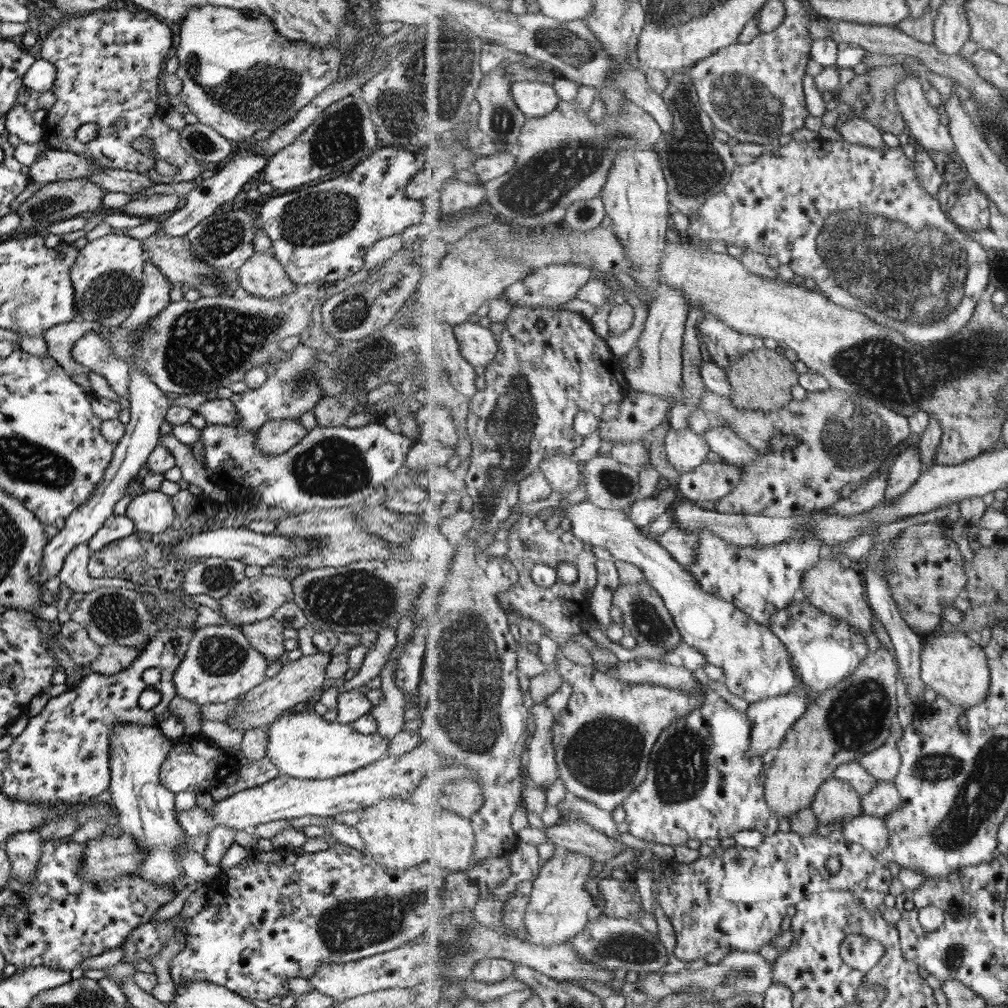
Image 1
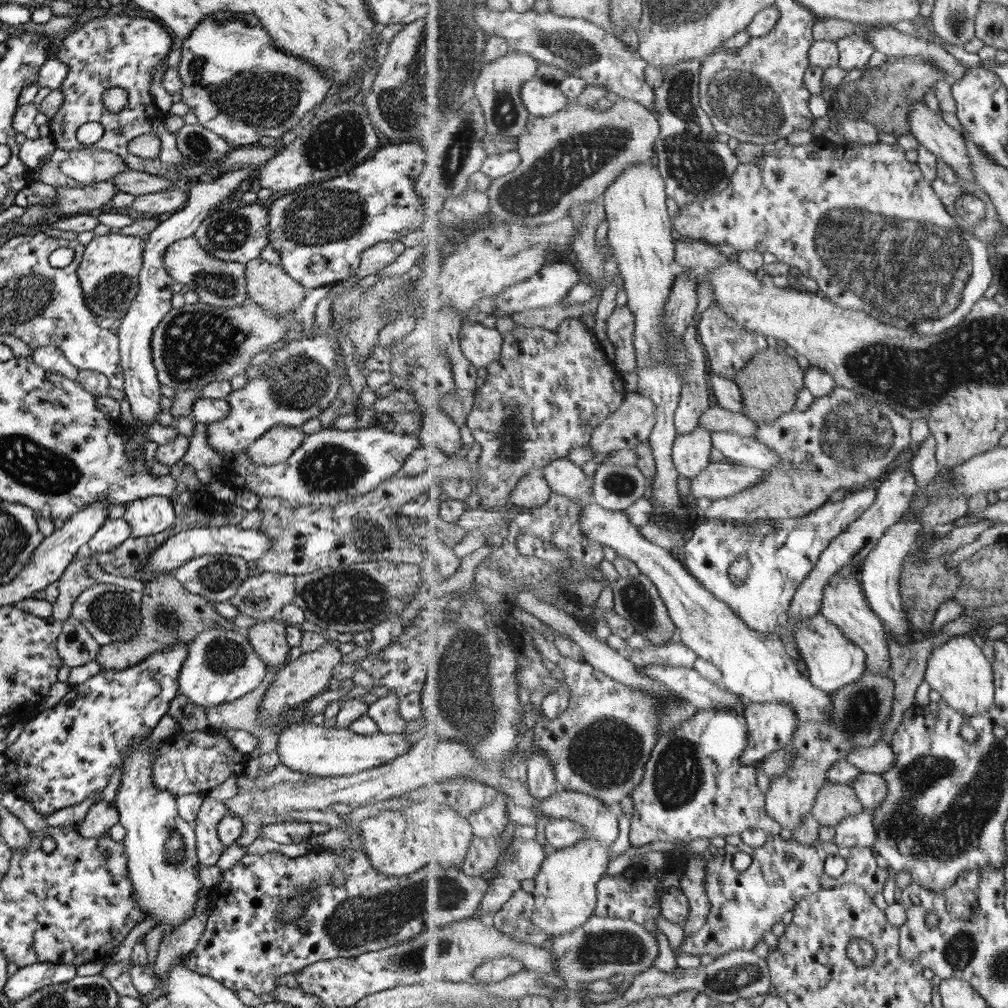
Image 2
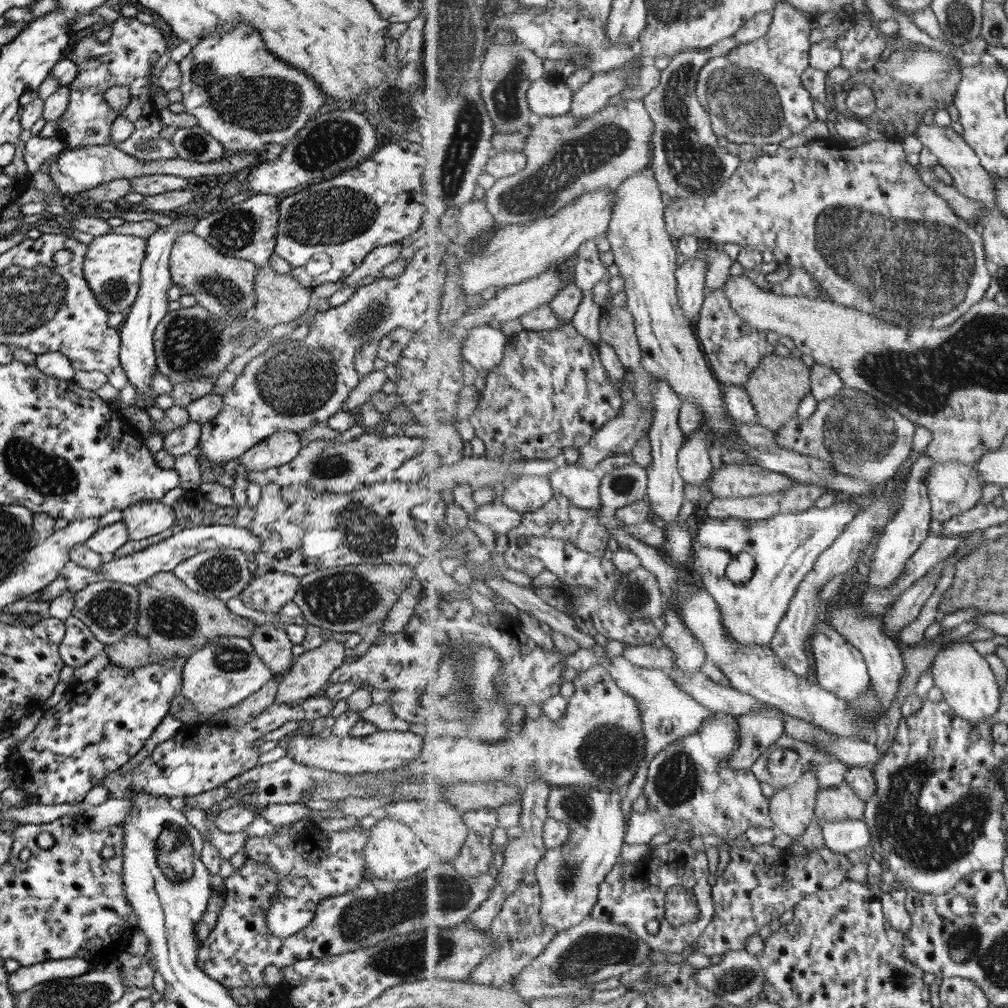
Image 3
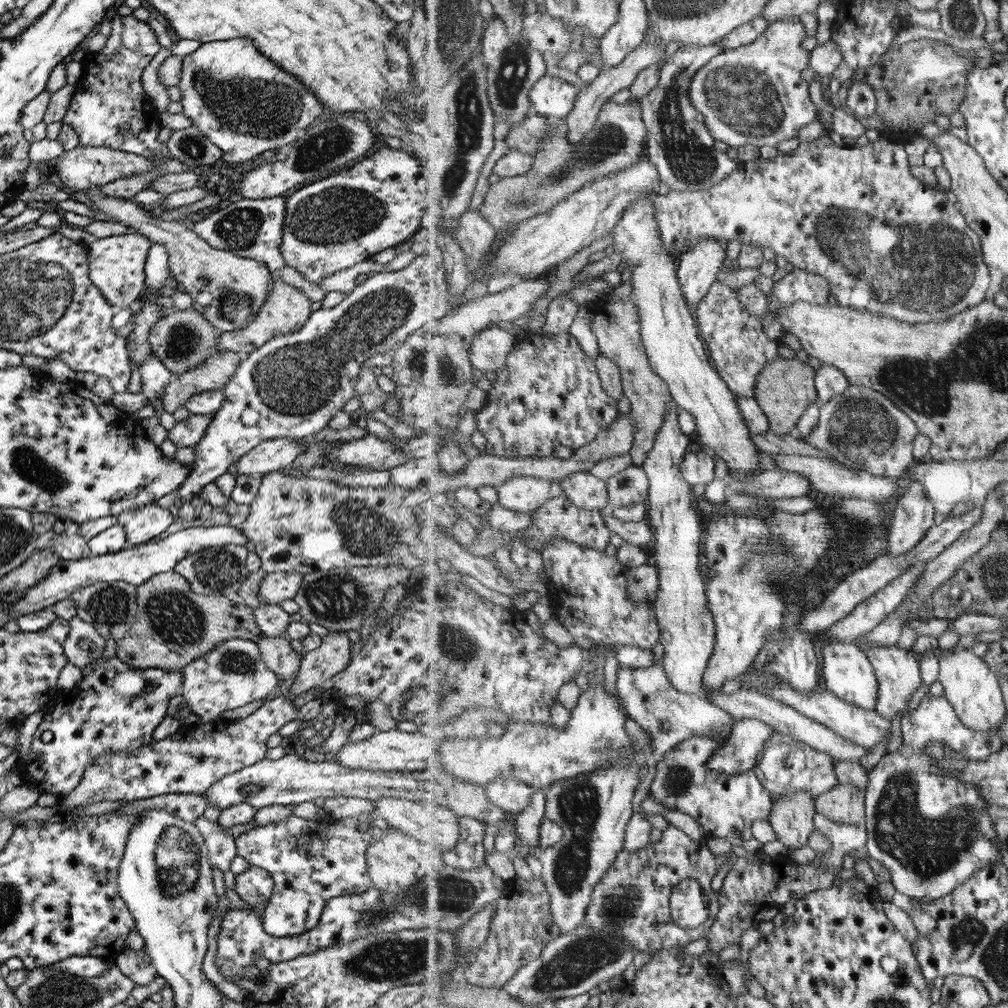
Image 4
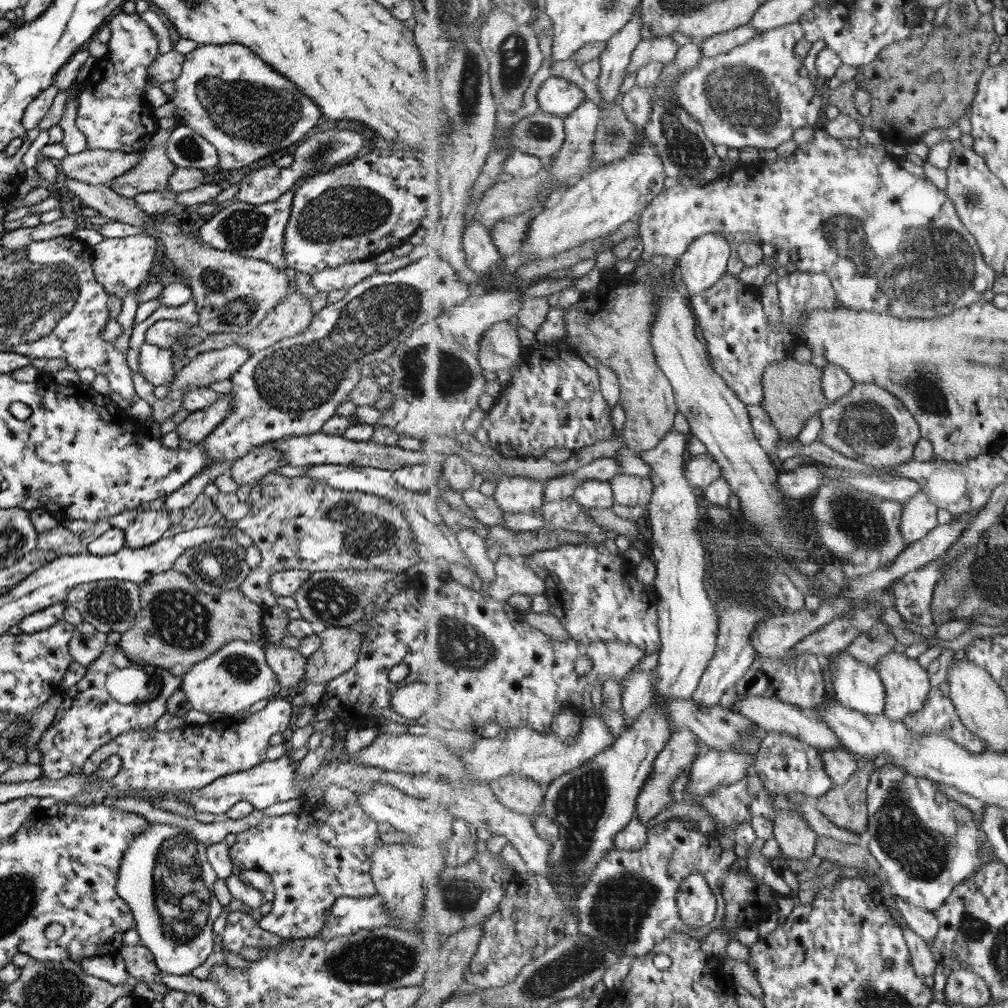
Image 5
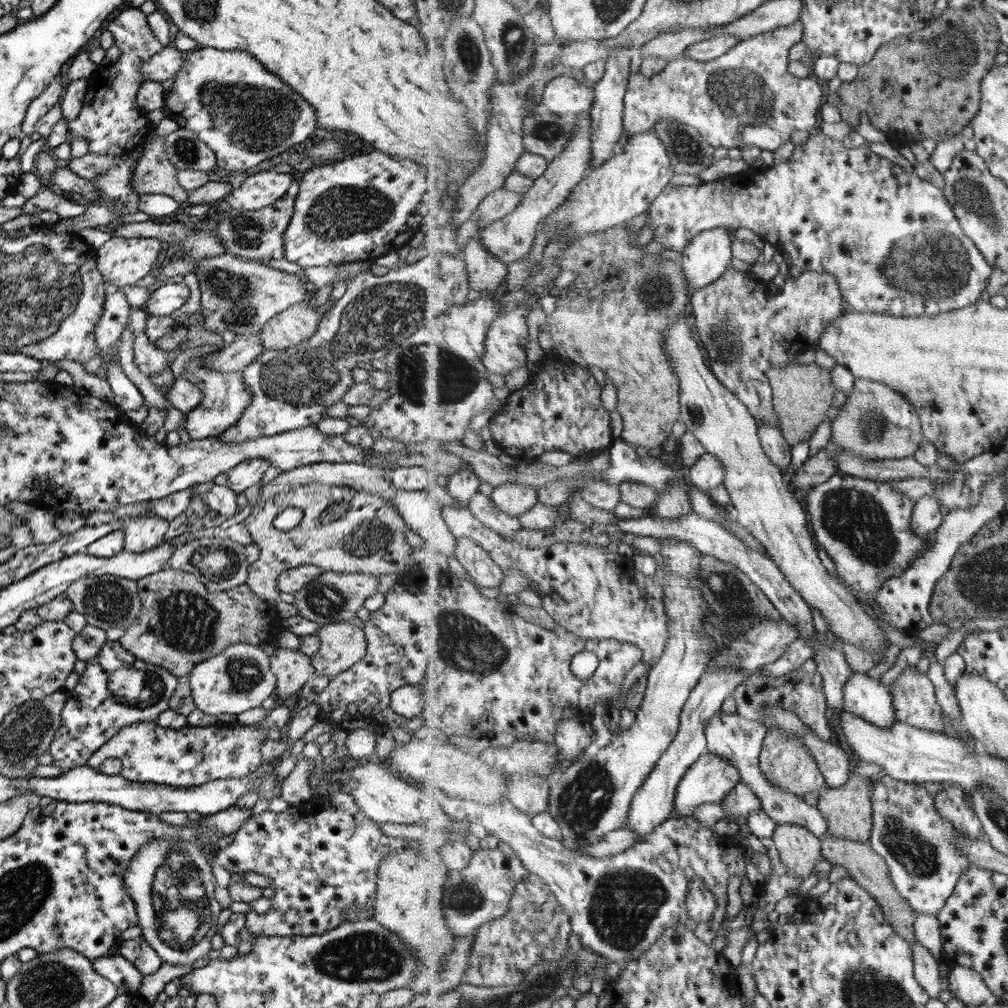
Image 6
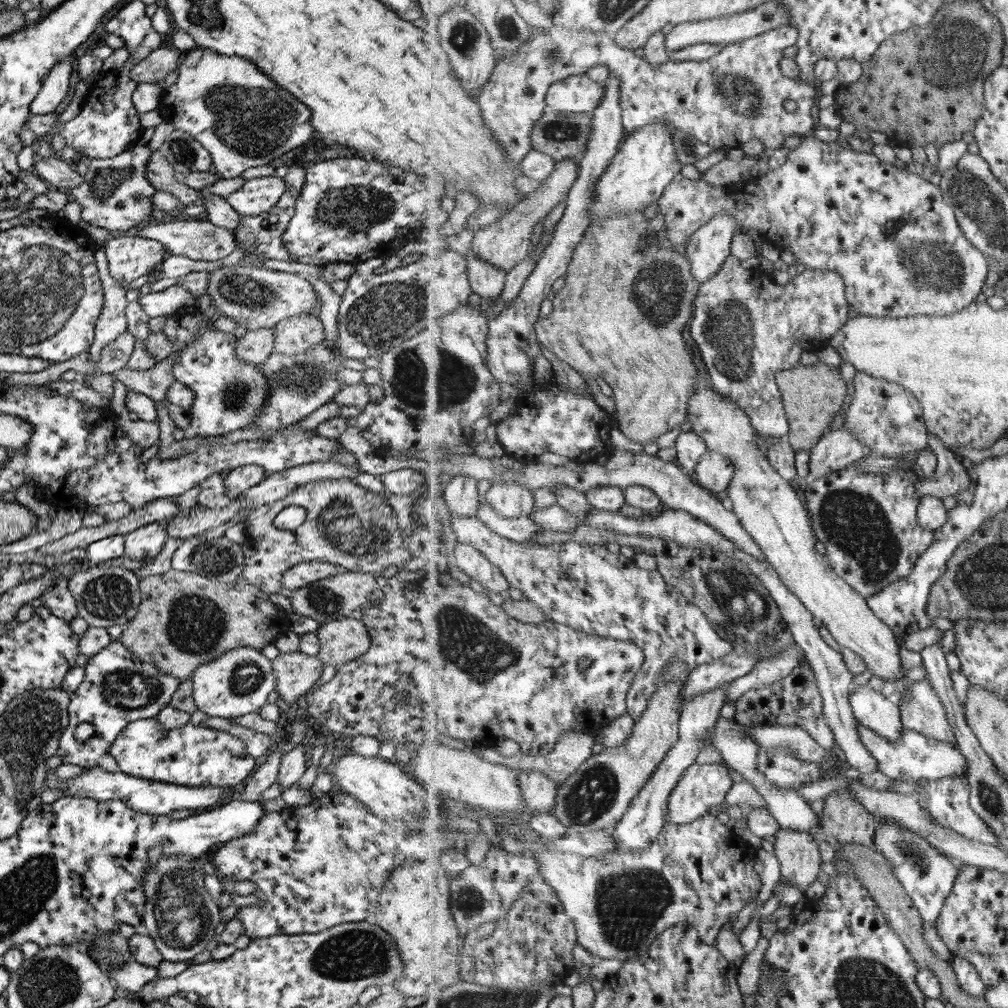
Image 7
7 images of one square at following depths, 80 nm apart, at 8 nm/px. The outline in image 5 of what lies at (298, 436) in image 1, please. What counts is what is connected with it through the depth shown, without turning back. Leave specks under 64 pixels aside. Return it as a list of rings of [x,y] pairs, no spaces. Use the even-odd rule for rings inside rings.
[[[271,445],[252,447],[242,457],[235,459],[228,468],[228,474],[238,484],[257,482],[274,468],[286,465],[284,454]]]

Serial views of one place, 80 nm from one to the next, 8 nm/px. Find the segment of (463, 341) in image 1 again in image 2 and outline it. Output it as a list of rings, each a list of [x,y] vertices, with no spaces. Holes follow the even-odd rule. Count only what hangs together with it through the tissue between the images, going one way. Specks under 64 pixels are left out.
[[[465,322],[460,332],[460,346],[466,358],[477,368],[489,368],[501,358],[504,339],[495,327],[487,328],[481,322]]]

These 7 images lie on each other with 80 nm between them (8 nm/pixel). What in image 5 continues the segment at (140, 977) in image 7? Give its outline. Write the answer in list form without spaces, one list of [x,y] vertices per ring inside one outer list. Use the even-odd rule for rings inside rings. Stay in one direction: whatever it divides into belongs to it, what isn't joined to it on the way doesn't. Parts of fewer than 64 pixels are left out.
[[[105,955],[102,957],[82,958],[78,960],[83,973],[105,980],[114,985],[129,982],[129,973],[125,971],[123,961],[117,956]]]

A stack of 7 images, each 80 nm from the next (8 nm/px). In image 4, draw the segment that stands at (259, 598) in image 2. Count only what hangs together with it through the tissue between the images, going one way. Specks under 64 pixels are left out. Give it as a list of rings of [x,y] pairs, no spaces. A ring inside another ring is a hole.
[[[274,572],[267,573],[258,584],[258,598],[262,604],[279,604],[282,600],[289,600],[299,590],[302,574],[297,572]]]

